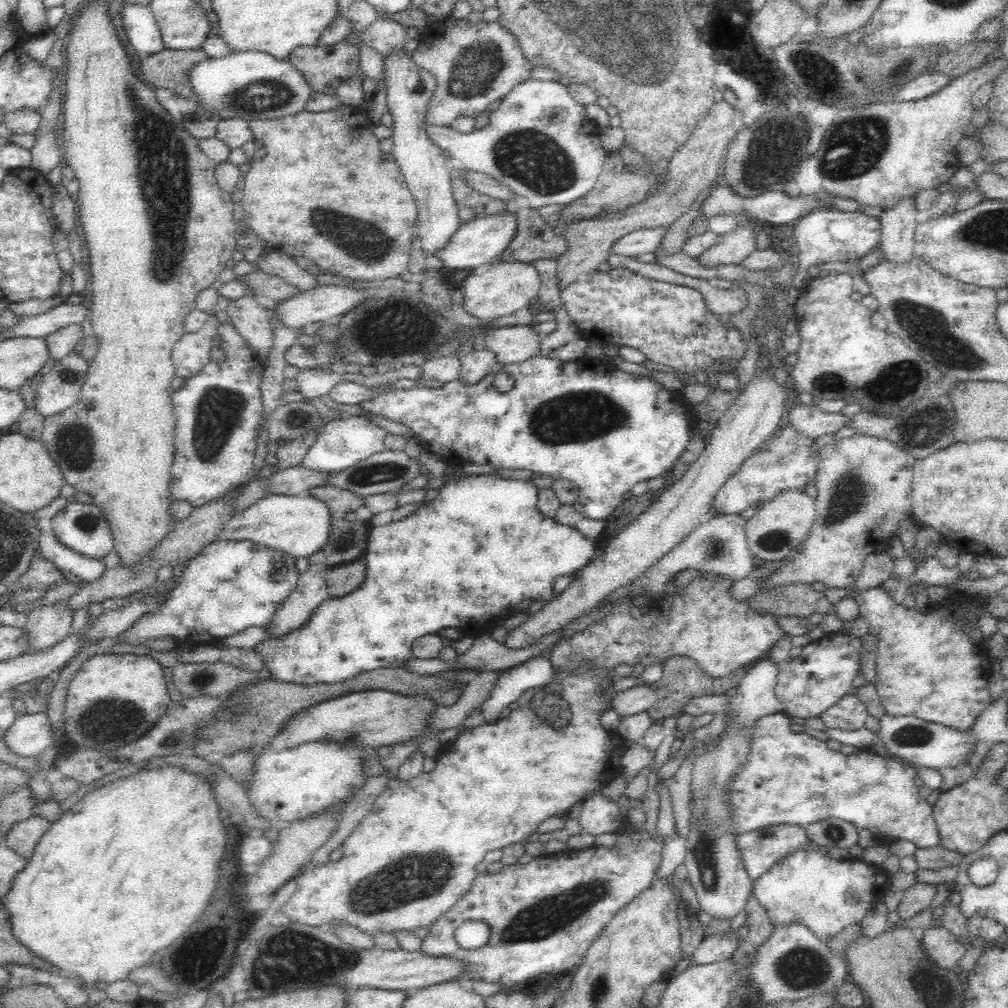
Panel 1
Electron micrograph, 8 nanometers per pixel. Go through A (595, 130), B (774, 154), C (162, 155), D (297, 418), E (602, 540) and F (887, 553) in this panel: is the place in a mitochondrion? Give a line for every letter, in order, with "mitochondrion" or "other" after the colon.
A: other
B: mitochondrion
C: mitochondrion
D: other
E: other
F: other

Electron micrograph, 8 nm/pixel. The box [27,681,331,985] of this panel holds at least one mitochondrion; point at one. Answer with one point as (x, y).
(106, 721)

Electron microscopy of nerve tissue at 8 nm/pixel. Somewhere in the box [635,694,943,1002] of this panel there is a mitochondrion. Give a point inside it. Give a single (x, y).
(802, 969)

